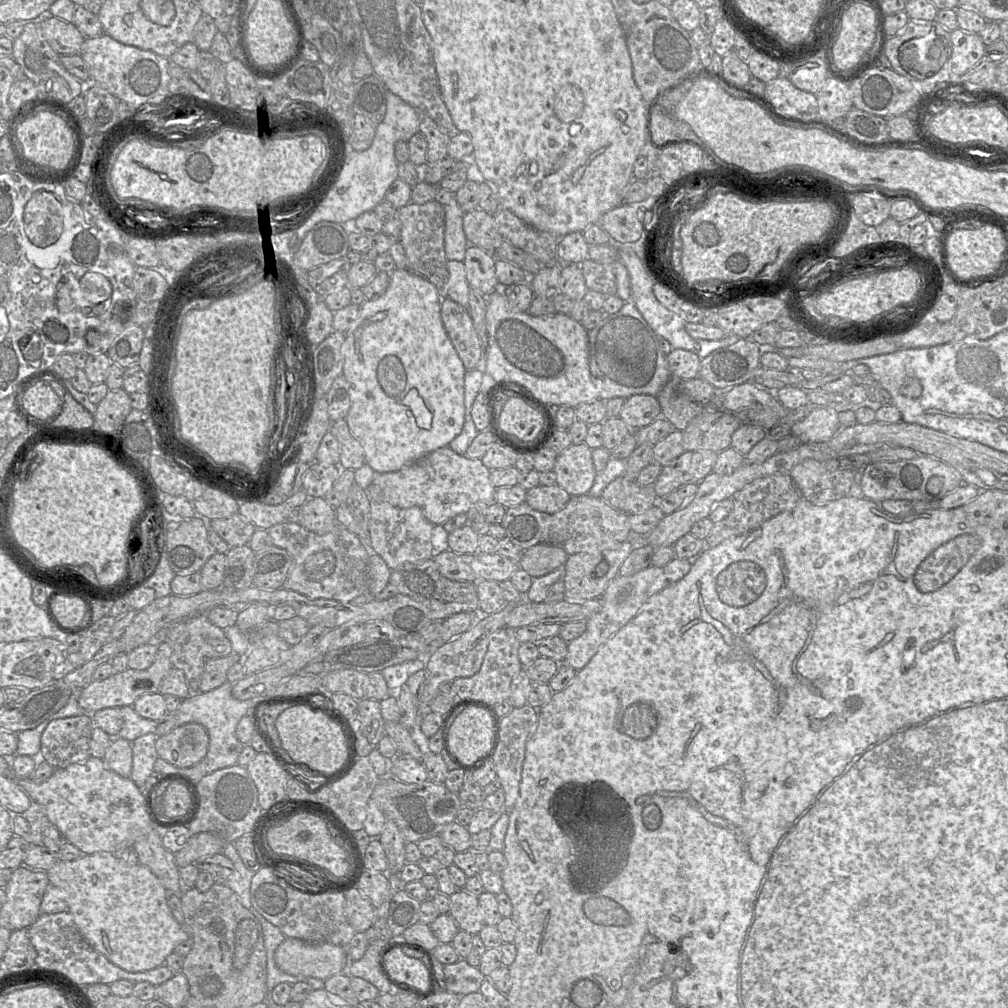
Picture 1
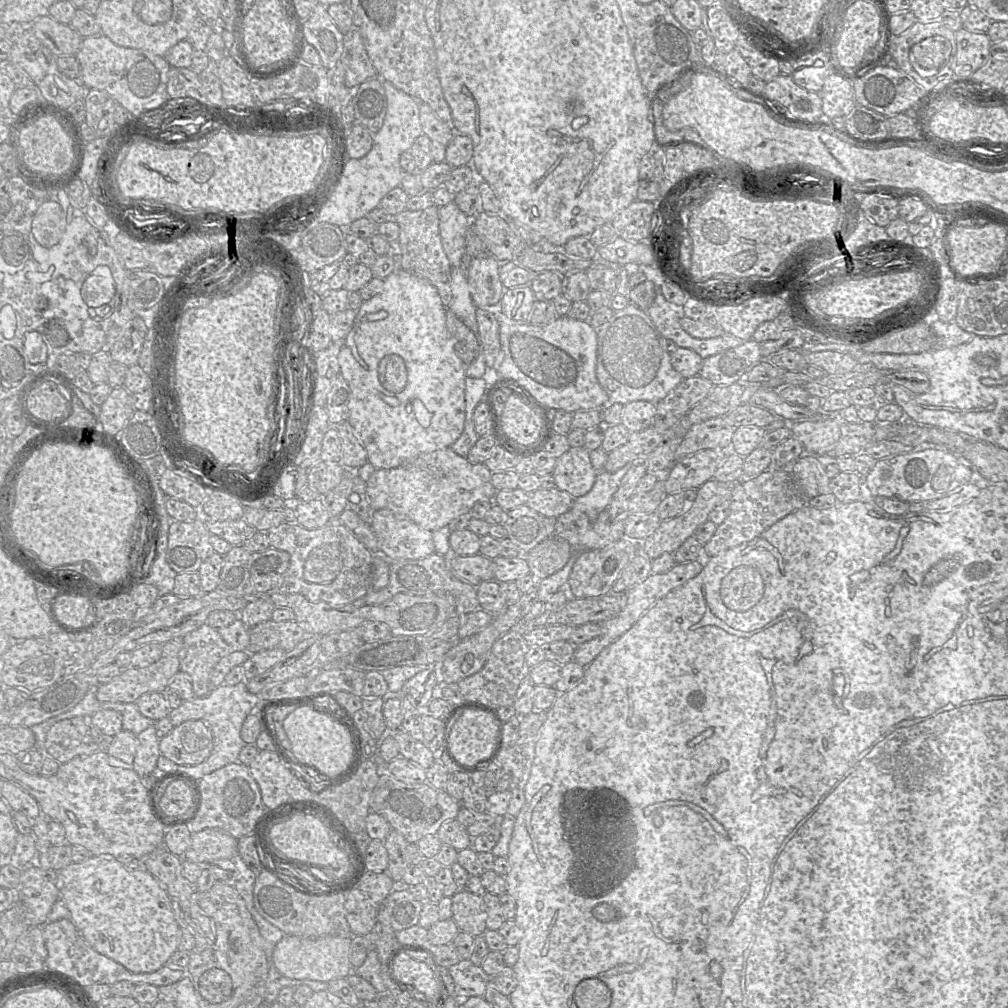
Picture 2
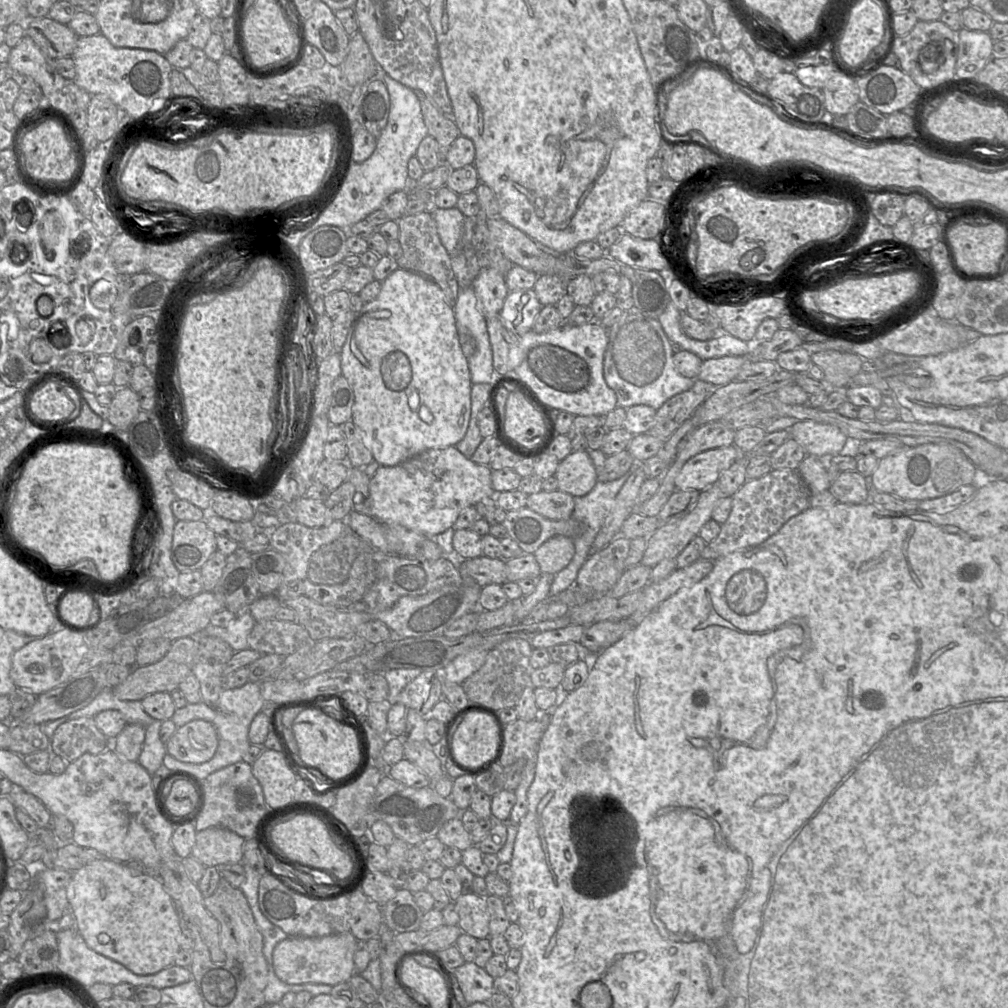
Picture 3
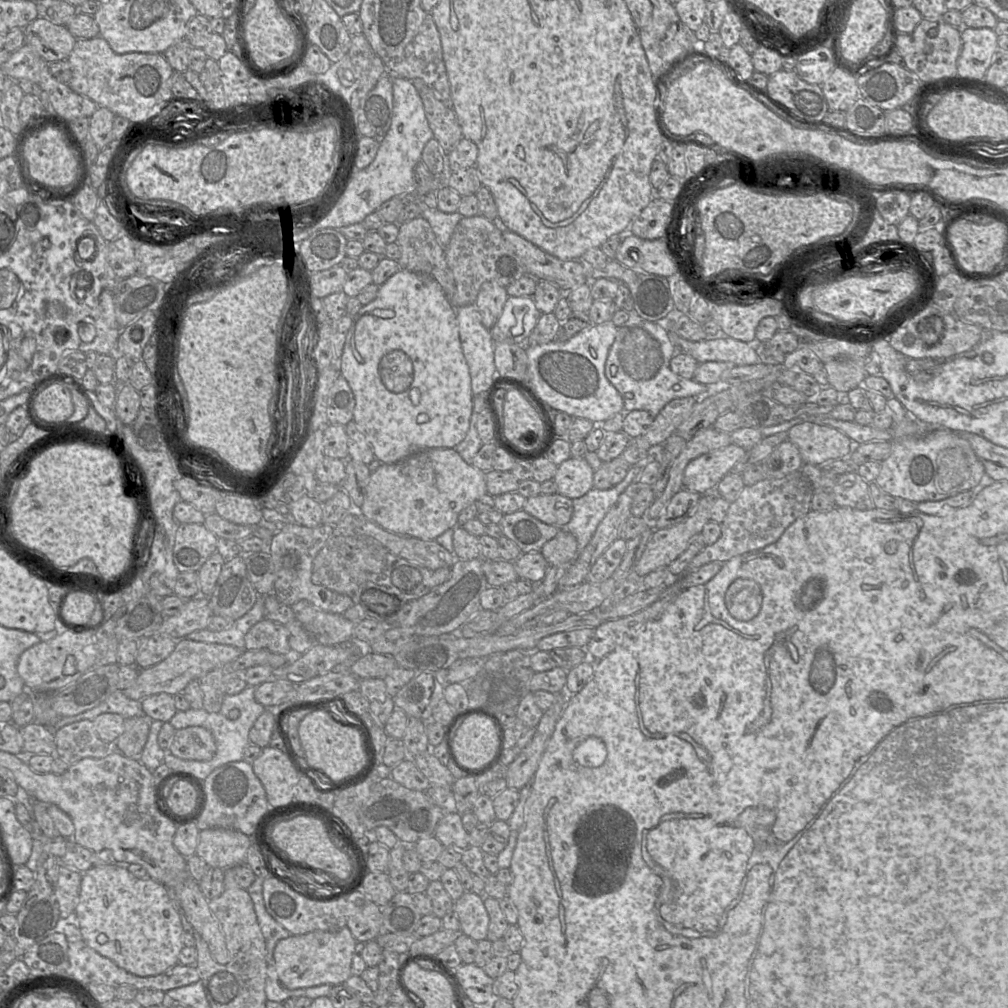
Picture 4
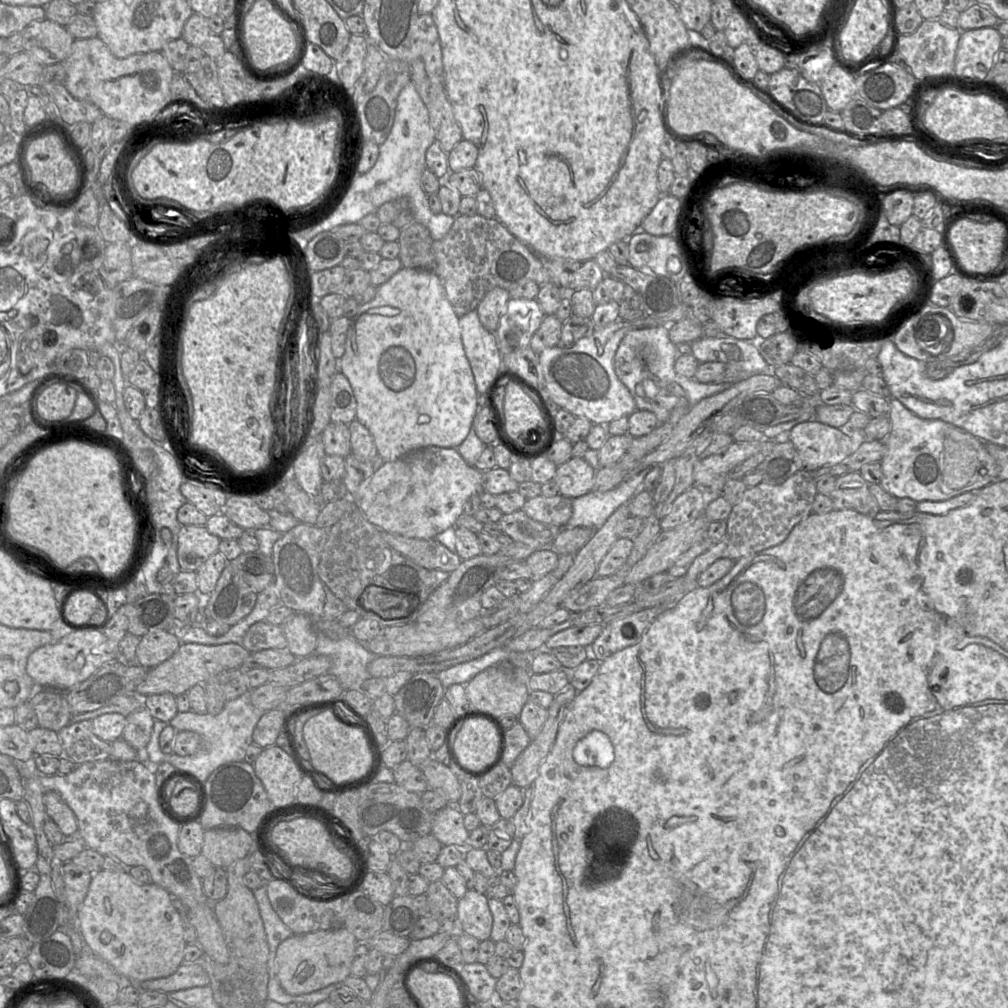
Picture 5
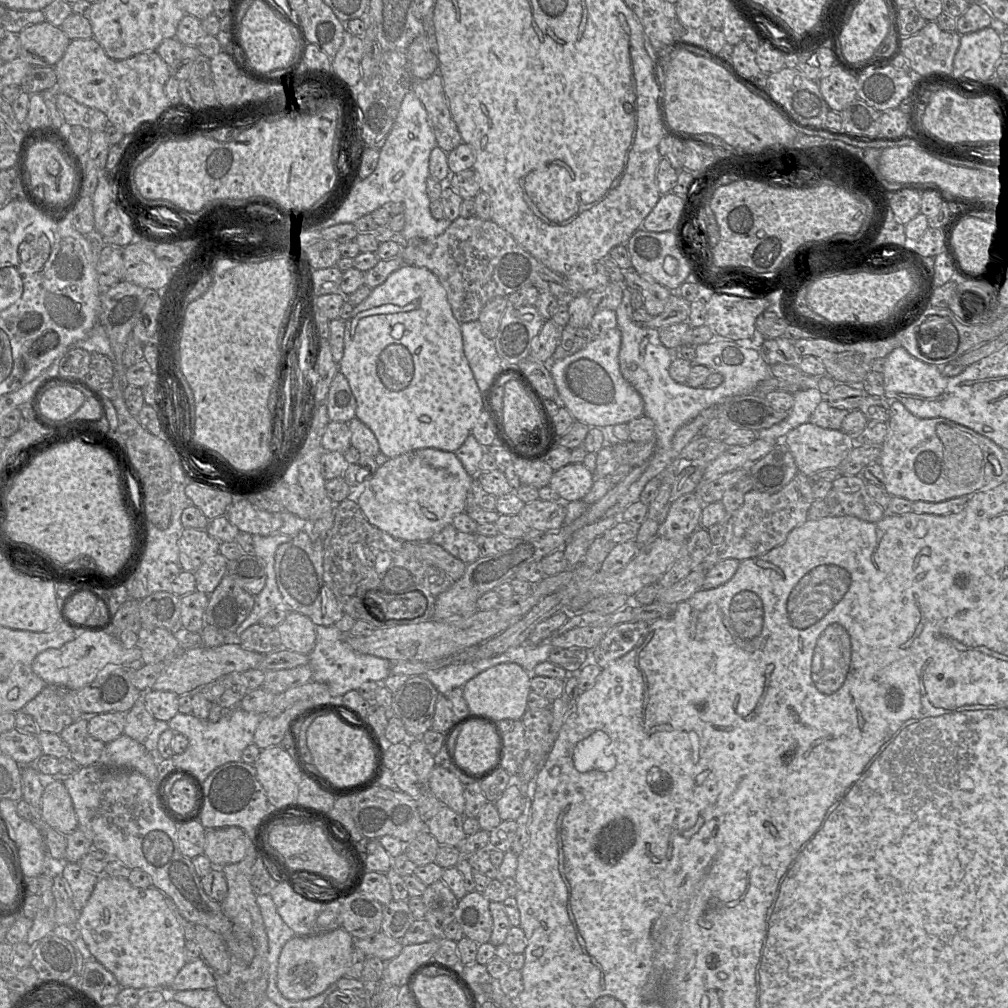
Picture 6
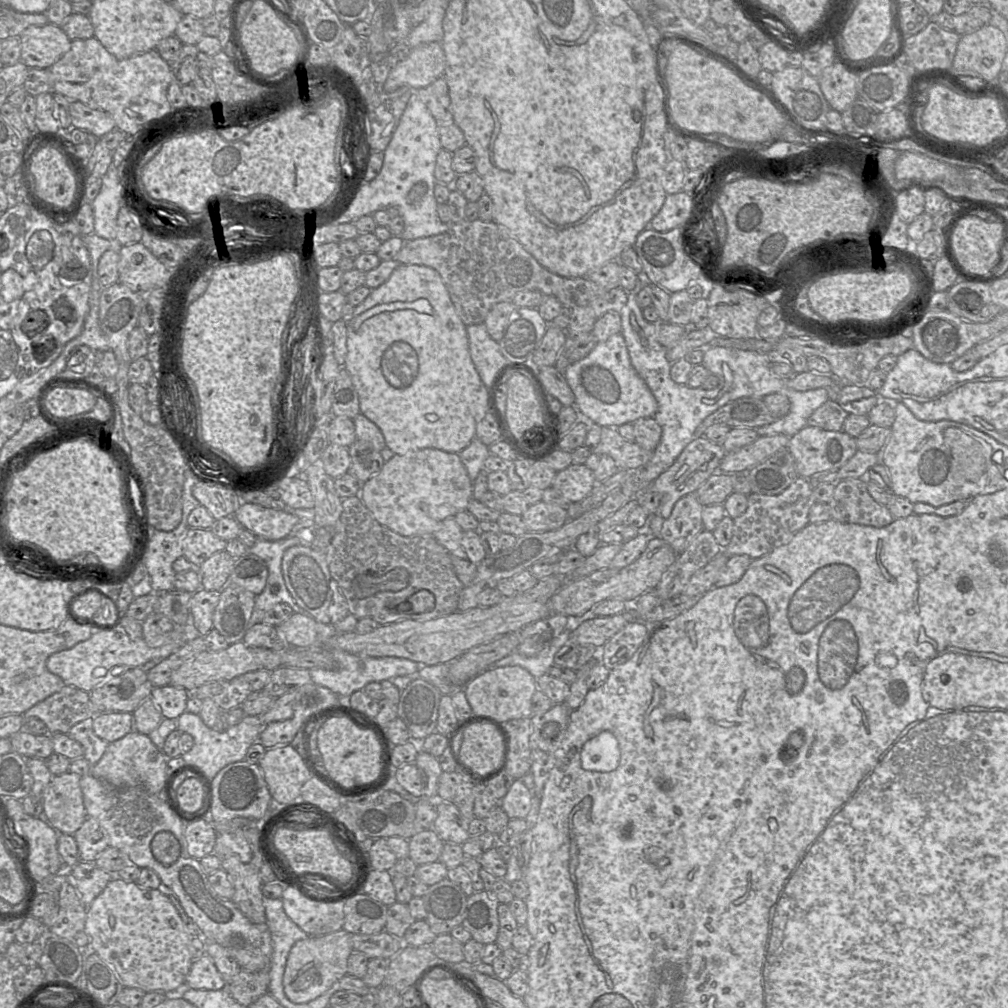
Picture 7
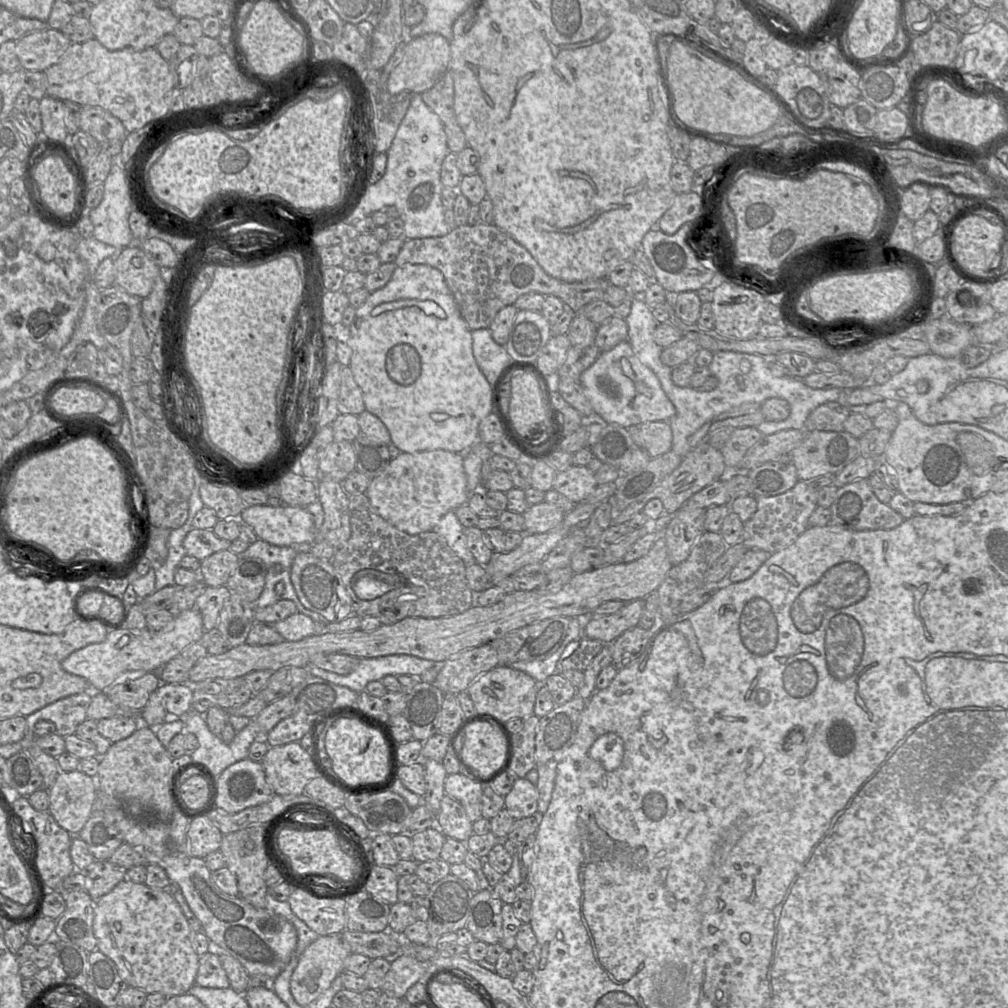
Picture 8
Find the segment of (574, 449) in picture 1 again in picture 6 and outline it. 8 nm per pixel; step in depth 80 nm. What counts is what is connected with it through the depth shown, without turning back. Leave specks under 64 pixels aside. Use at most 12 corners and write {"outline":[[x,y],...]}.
{"outline":[[583,463],[554,472],[549,485],[562,502],[583,500],[595,473]]}

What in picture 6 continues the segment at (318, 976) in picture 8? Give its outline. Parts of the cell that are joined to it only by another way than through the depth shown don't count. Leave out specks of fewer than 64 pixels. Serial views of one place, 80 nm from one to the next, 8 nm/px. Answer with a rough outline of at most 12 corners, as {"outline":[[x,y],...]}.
{"outline":[[343,928],[295,935],[278,959],[292,1001],[346,975],[354,938]]}

